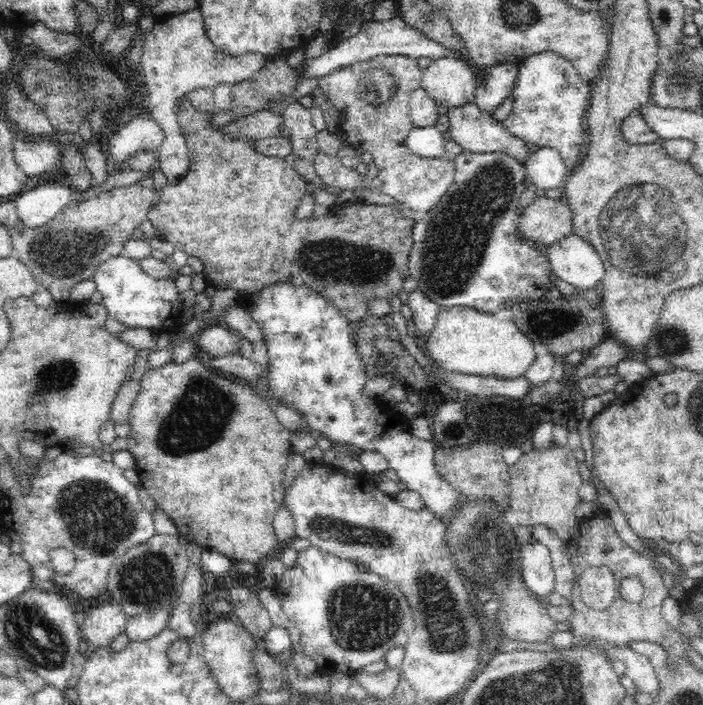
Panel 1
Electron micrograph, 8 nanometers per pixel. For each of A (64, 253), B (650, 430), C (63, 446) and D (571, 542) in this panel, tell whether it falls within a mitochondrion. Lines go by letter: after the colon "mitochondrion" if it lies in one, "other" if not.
A: mitochondrion
B: other
C: other
D: other

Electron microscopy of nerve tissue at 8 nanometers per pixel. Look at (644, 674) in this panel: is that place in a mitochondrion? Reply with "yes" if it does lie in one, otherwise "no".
no

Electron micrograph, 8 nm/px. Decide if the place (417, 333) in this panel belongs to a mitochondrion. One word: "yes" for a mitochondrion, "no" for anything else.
no

